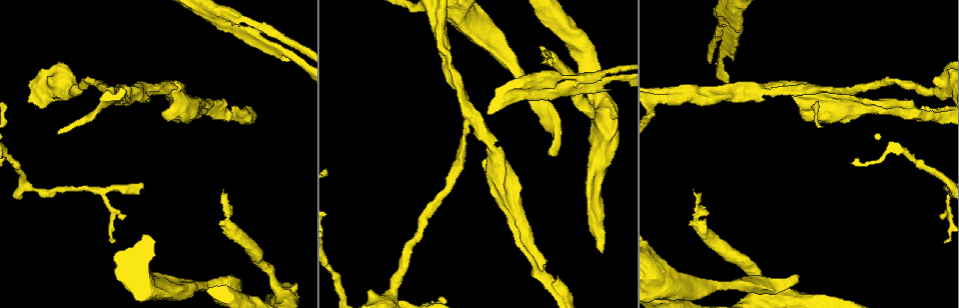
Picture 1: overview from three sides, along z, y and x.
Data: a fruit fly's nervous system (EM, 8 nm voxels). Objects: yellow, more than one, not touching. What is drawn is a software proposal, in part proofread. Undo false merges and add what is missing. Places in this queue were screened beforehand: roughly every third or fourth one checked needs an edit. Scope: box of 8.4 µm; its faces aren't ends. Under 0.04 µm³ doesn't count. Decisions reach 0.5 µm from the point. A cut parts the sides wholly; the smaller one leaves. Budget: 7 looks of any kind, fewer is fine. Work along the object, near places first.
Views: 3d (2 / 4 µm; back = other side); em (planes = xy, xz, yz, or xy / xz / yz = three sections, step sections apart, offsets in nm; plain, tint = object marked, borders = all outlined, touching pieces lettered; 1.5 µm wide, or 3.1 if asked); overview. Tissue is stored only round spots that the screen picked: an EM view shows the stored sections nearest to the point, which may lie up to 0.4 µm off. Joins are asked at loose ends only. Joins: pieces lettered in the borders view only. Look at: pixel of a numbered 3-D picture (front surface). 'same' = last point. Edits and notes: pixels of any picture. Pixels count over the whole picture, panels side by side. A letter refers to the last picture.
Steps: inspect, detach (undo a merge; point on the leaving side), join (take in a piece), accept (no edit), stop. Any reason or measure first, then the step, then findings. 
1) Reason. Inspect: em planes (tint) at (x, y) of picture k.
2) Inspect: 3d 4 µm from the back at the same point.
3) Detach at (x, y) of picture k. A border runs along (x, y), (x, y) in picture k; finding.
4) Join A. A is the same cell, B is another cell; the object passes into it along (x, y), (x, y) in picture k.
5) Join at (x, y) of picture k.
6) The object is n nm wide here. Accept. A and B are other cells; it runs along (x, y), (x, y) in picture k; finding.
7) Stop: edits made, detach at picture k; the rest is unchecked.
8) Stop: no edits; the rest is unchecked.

End of a long branch. Inspect: em planes (plain) at (552, 155) of picture 1.

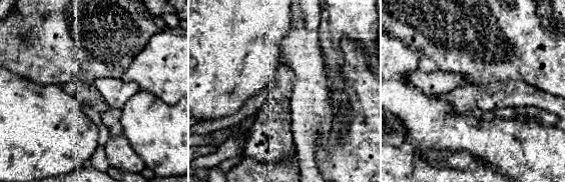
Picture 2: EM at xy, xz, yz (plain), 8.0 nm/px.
See the neighbours. Inspect: em planes (borders) at the same point.

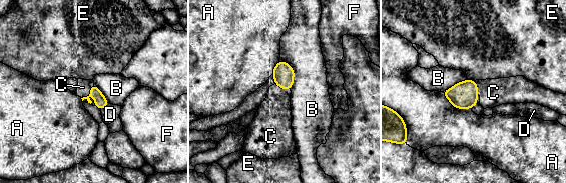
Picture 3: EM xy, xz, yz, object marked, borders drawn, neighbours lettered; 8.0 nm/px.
Join C. C is the same cell, A, B, D, E and F are other cells; it goes on there.

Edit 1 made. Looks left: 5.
Calibre changes. Inspect: 3d 4 µm at (205, 284) of picture 1.

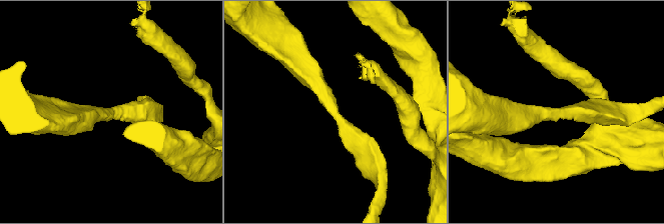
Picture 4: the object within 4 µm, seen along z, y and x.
The arms are 340, 380 nm wide; now the EM. Inspect: em yz step 4 (tint) at (337, 112) of picture 4.

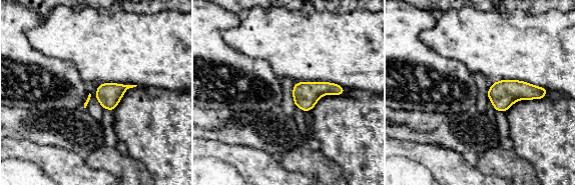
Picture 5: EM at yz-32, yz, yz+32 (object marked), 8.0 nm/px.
Cut it another way. Inspect: em planes (borders) at the same point.

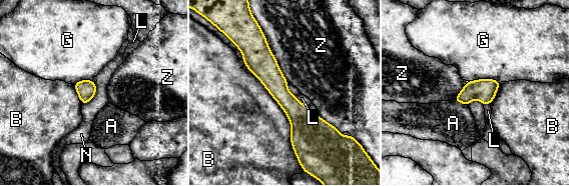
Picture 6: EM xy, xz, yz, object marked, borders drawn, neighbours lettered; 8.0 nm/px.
The object is 160 nm wide here. Accept. A, B, G, L, N and Z are other cells; it runs along (259, 36), (300, 148) in picture 6; one neuron here.

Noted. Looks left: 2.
Side arm on a straight run. Inspect: em xz step 4 (tint) at (151, 93) of picture 1.

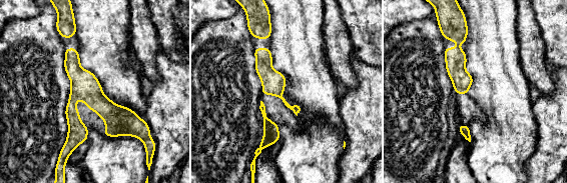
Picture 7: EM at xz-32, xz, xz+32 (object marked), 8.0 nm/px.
Another direction. Inspect: em planes (borders) at the same point.

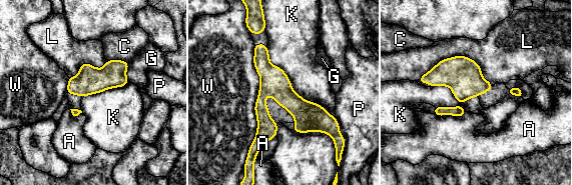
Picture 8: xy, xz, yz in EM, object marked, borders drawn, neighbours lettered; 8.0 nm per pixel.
The object is 220 nm wide here; the longest contact is with W, 850 nm. Accept. A, C, G, K, L, P and W are other cells; continuous, no second neuron.

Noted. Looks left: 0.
Stop: edits made, join at picture 3; the rest is unchecked.

